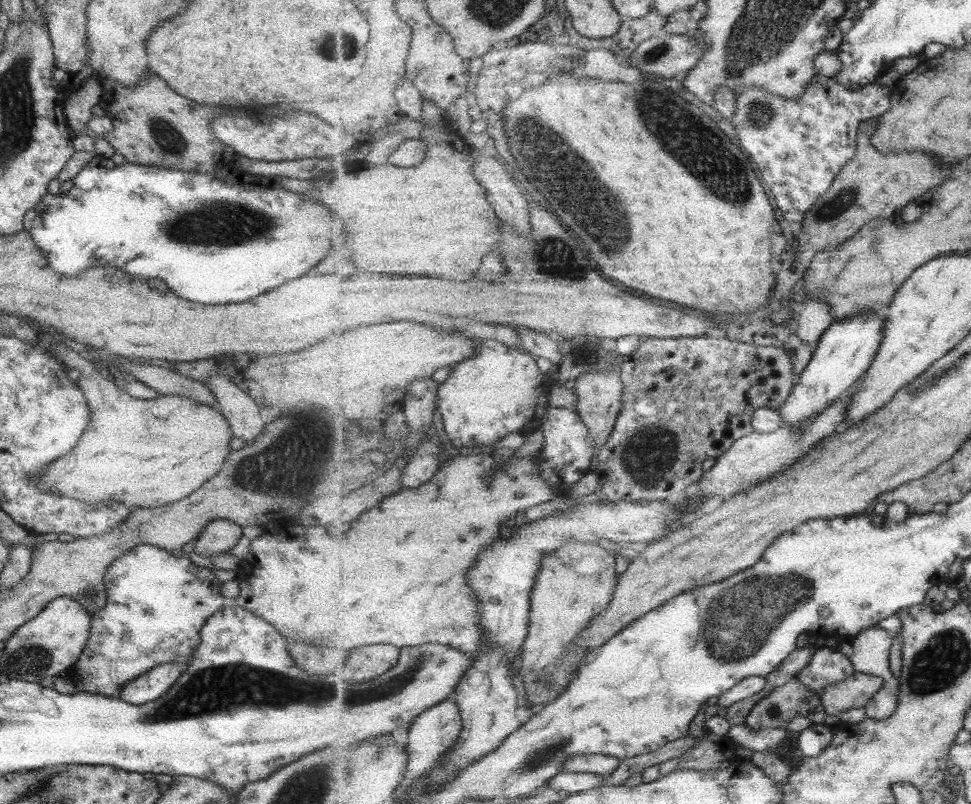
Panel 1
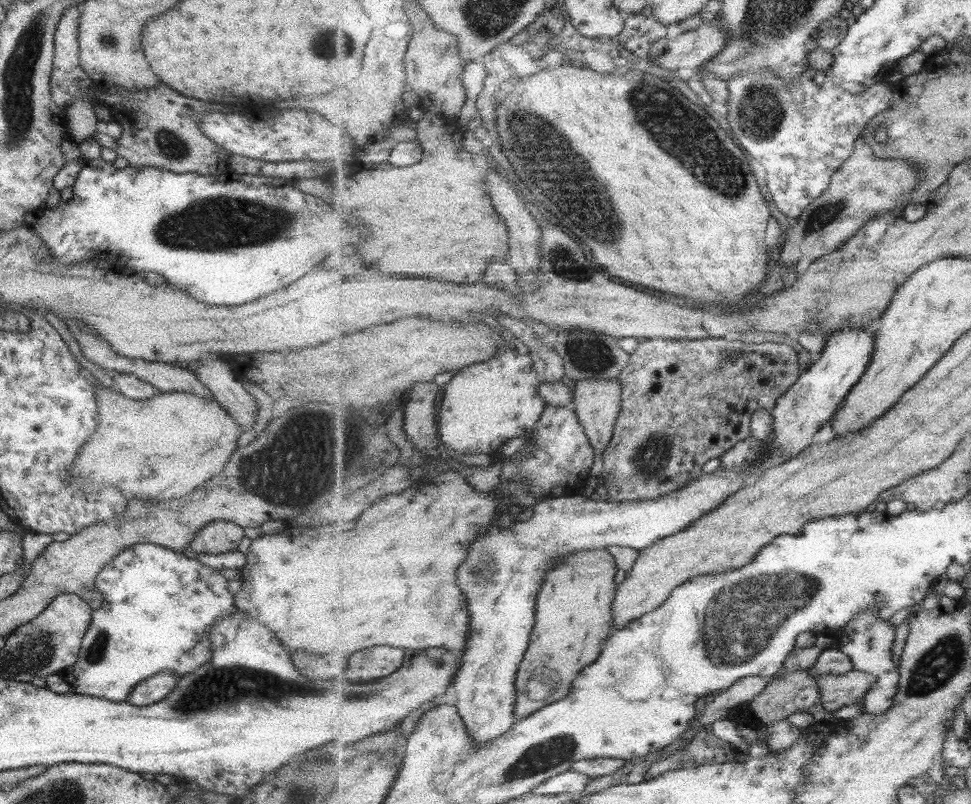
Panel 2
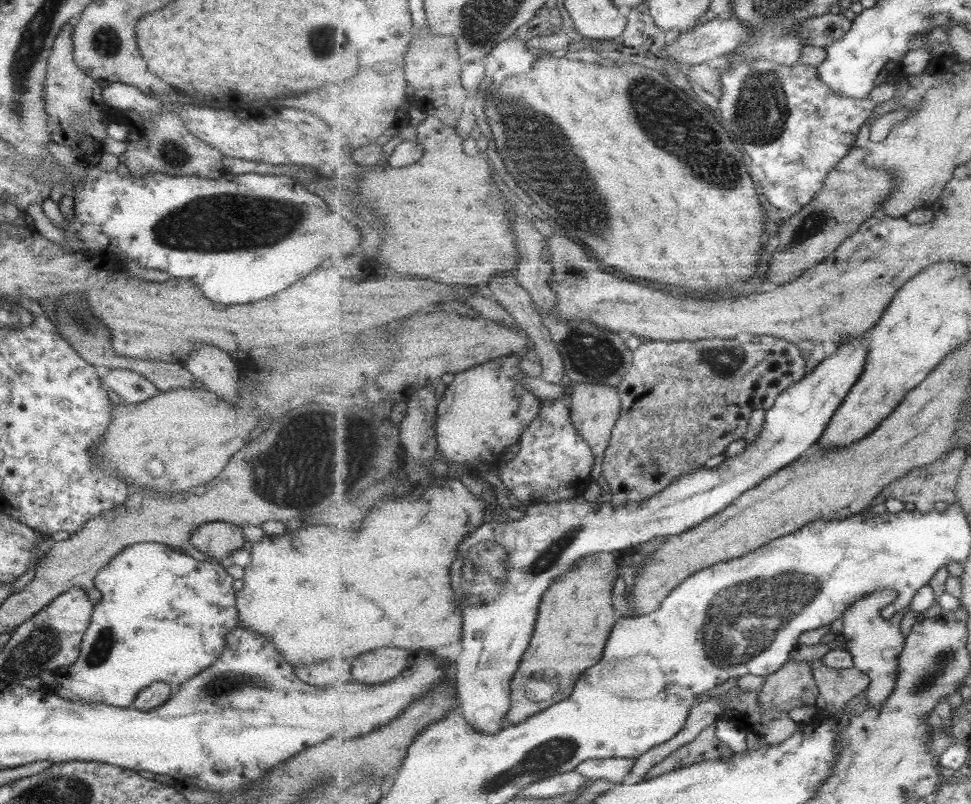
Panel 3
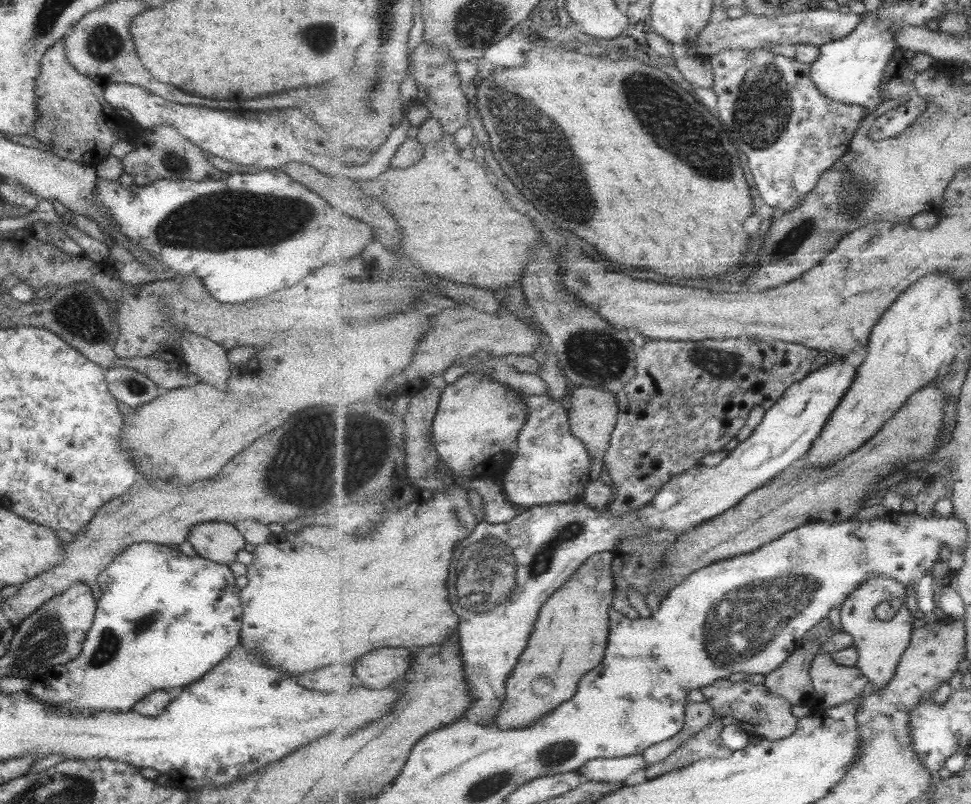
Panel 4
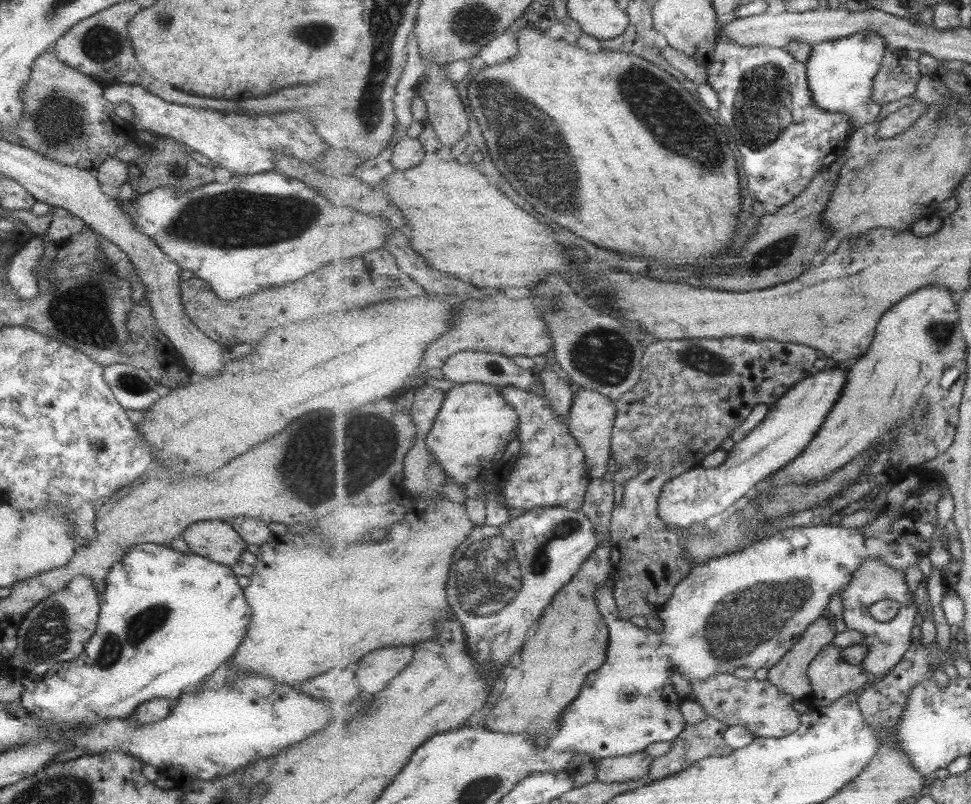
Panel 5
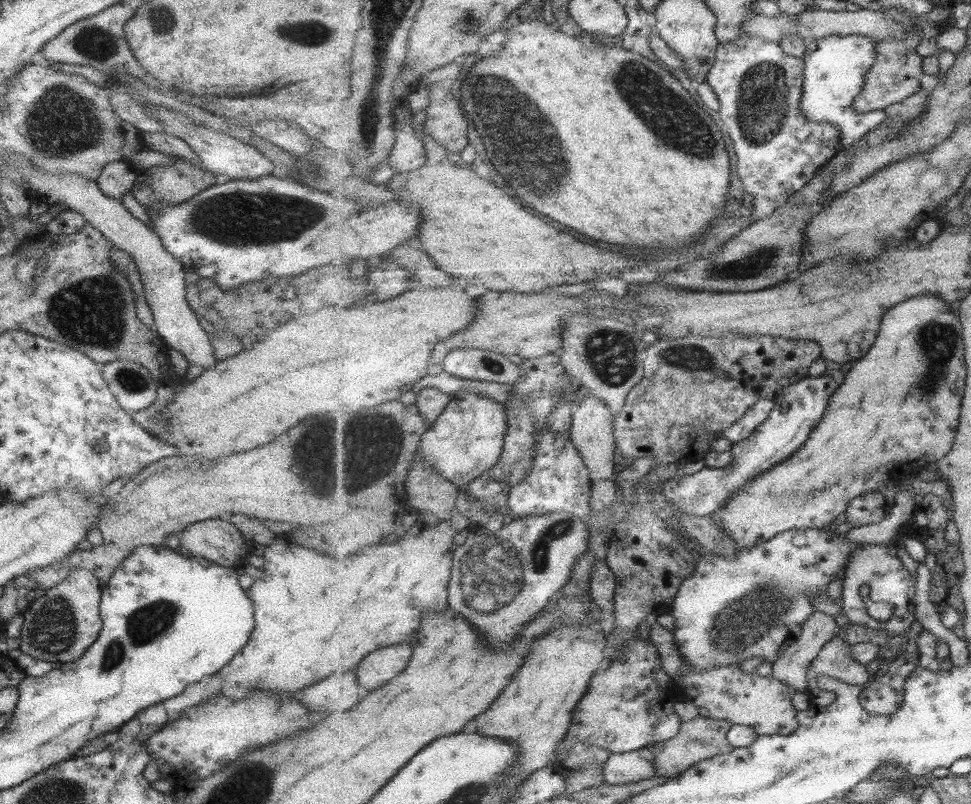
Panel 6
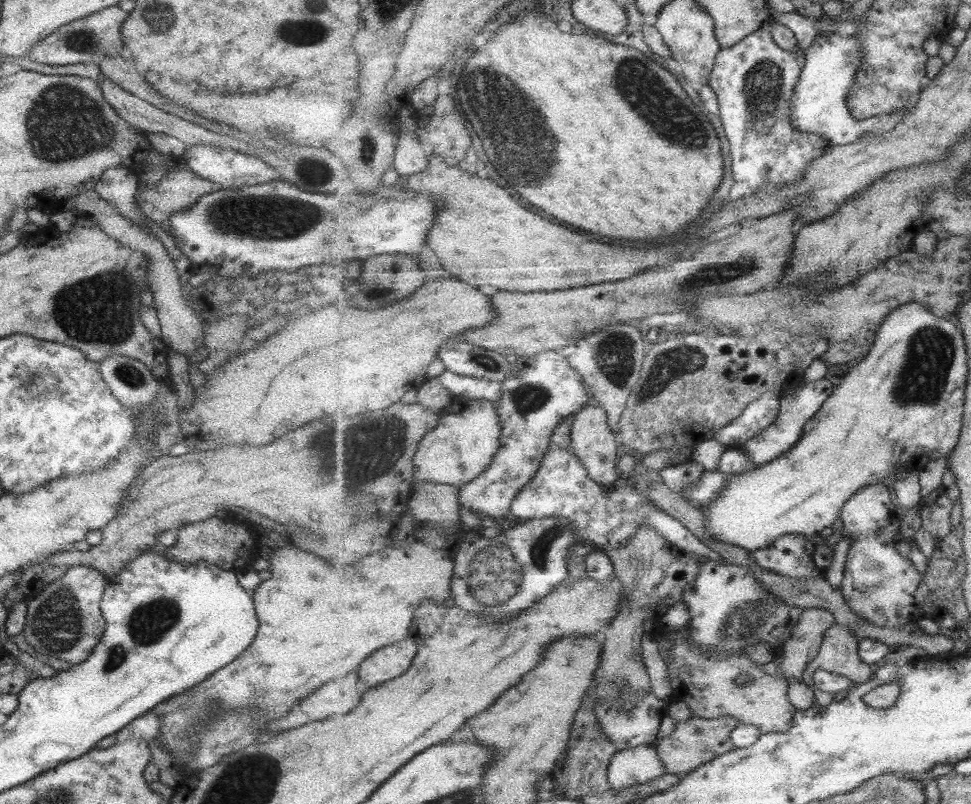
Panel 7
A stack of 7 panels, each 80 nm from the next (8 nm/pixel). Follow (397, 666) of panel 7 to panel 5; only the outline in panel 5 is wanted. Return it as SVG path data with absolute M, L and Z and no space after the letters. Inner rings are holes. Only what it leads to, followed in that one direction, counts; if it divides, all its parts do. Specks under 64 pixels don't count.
M413 646L376 650L359 662L357 680L365 692L377 694L385 690L389 682L400 675L413 659Z

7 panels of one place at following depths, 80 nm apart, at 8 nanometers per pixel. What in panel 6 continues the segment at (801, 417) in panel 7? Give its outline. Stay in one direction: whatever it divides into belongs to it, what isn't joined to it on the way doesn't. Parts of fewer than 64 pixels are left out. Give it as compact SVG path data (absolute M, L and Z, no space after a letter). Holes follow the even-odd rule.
M828 375L805 377L784 388L784 391L774 400L774 409L769 420L757 427L757 430L745 441L732 446L733 462L725 468L711 468L699 465L696 473L681 478L663 481L661 492L665 499L672 500L680 510L696 516L711 516L720 512L720 508L730 502L734 494L755 480L760 474L772 470L784 460L796 454L809 440L809 435L825 415L830 398L840 387L839 382Z

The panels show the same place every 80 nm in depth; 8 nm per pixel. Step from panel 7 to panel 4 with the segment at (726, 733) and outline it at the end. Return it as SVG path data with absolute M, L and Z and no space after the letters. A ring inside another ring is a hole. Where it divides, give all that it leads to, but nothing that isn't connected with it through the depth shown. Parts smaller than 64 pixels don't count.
M715 718L709 726L700 730L696 736L690 738L669 758L647 767L645 770L647 779L659 778L669 772L689 767L693 765L693 762L702 759L710 757L727 759L731 757L734 750L724 743L721 736L724 726L721 719Z

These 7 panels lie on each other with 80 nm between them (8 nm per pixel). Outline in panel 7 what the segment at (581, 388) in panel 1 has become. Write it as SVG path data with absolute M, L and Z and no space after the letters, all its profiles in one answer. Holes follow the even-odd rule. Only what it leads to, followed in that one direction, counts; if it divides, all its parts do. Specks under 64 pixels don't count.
M591 402L587 408L577 412L577 416L572 420L572 443L570 444L572 452L580 457L580 461L589 471L589 476L602 485L611 485L617 478L619 470L617 464L617 441L615 432L607 424L607 412L602 406Z

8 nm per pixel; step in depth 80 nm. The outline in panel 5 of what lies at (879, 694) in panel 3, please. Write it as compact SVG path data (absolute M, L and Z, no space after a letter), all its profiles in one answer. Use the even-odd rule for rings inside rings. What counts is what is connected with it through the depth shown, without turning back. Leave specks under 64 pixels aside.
M868 559L854 572L849 586L841 594L843 612L840 620L847 628L866 636L863 643L868 648L868 655L861 665L874 679L887 676L904 659L904 655L912 645L911 632L917 620L917 607L911 603L909 592L911 590L905 582L905 573L889 566L888 562L881 559ZM879 601L897 601L900 608L898 615L887 623L877 620L872 615L871 609Z

